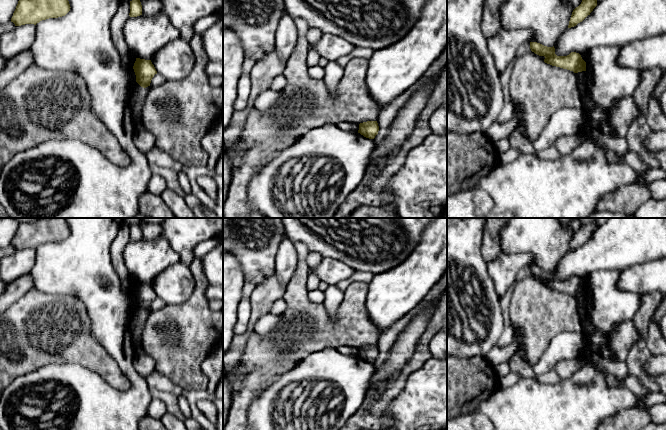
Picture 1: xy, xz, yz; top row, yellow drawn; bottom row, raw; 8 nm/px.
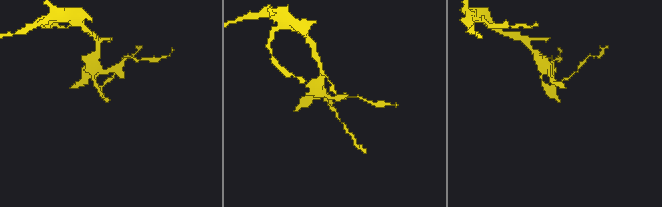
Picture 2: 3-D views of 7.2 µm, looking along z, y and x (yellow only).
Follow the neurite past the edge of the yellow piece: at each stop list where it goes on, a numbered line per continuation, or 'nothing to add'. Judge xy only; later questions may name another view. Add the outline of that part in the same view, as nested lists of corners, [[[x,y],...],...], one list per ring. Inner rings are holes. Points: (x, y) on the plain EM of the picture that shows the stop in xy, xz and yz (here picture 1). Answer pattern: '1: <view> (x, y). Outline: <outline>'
1: xy (138, 318). Outline: [[[135,306],[131,313],[129,324],[130,332],[132,334],[133,339],[139,339],[140,343],[142,340],[145,324],[150,312],[150,310],[143,312],[137,306]]]

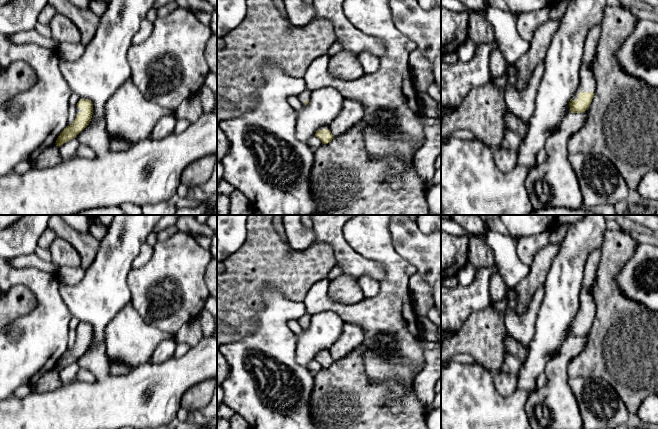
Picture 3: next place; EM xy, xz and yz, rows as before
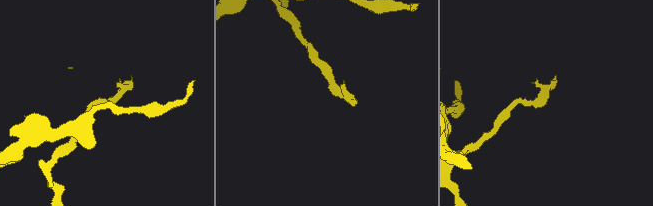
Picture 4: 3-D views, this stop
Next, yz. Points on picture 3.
1: yz (587, 306). Outline: [[[594,249],[587,258],[584,275],[582,280],[582,288],[580,291],[580,307],[576,314],[572,324],[578,323],[580,316],[594,316],[595,315],[595,303],[593,291],[591,286],[596,278],[596,272],[601,260],[601,249]]]

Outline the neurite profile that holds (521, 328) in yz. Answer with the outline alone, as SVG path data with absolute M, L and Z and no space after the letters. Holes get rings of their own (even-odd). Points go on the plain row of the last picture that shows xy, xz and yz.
M542 285L534 293L526 311L517 316L514 312L513 290L509 293L509 310L506 316L505 328L511 337L519 343L528 346L535 333L536 318L545 294Z

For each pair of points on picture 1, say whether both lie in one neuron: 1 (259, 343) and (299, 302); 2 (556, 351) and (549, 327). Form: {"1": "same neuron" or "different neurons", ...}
{"1": "same neuron", "2": "different neurons"}

